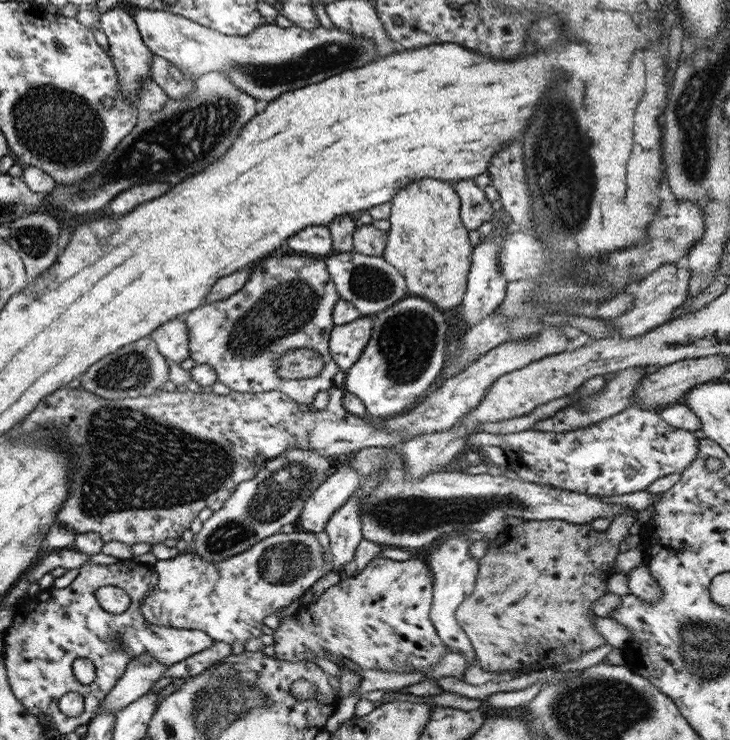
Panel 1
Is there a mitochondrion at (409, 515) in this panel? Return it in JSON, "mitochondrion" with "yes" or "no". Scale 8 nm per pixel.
{"mitochondrion":"yes"}

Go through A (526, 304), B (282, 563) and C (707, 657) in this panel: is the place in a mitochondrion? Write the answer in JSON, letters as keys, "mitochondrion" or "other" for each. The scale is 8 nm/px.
{"A":"mitochondrion","B":"mitochondrion","C":"mitochondrion"}

